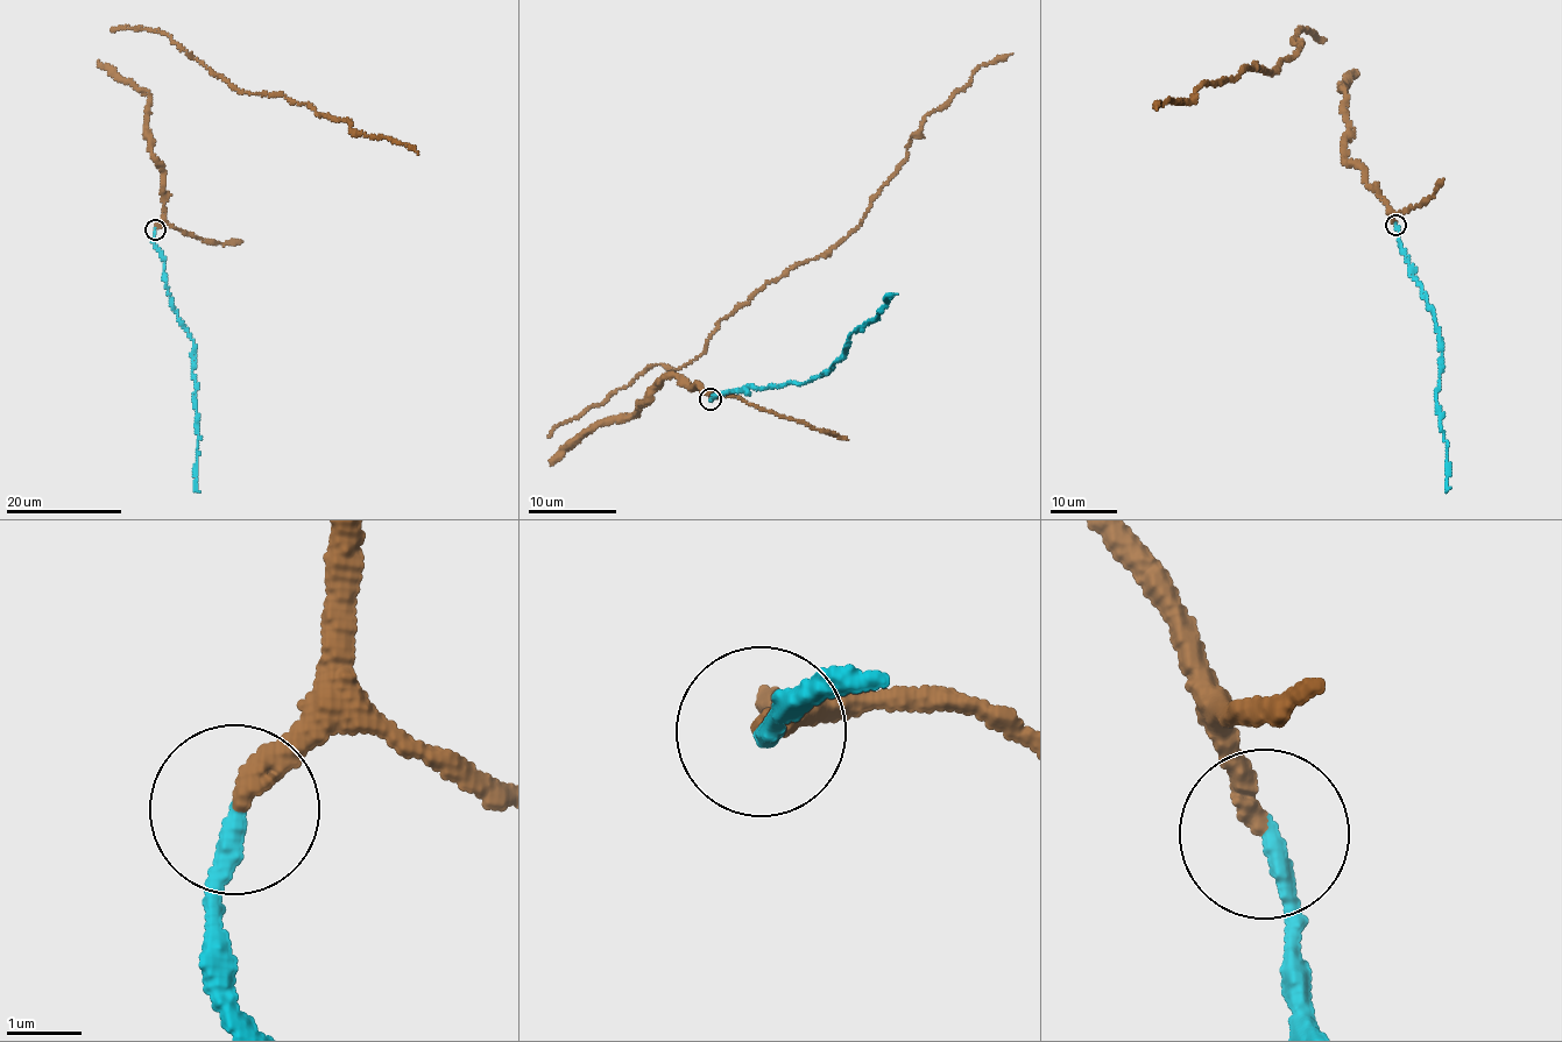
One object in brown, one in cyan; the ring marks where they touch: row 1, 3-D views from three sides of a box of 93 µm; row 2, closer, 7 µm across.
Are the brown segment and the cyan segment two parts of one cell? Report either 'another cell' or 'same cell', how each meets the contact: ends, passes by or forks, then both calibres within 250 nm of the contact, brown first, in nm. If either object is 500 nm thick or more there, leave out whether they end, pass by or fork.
same cell; brown ends there; cyan ends there; 280 nm thick on the brown side, 260 nm on the other

